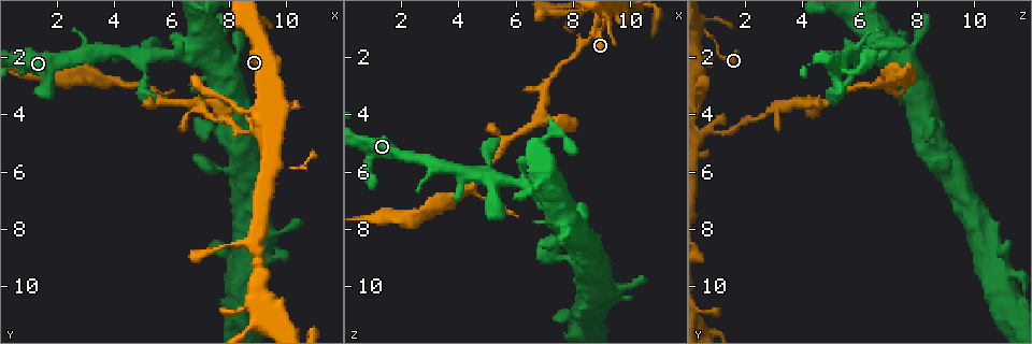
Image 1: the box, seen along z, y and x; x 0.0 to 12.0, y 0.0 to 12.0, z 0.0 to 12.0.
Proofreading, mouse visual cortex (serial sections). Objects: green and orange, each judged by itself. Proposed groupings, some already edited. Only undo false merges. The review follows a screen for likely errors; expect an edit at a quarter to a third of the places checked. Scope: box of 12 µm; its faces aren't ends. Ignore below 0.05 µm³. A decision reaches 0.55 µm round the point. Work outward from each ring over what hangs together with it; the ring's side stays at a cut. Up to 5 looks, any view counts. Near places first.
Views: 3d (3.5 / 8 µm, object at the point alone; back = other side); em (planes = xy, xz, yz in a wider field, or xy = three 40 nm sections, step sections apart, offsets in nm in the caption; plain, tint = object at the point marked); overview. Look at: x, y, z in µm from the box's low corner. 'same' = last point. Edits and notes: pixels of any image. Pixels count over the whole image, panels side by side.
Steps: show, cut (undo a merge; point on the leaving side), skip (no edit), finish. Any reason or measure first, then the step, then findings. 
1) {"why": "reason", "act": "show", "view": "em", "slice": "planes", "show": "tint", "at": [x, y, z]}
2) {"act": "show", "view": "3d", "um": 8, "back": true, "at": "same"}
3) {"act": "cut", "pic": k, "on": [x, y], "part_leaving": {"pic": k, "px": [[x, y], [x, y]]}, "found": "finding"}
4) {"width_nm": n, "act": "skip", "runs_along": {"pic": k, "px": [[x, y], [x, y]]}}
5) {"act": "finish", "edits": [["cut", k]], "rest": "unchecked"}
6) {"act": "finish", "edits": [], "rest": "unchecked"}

{"why": "calibre changes", "act": "show", "view": "3d", "um": 8, "at": [8.2, 2.1, 7.3]}

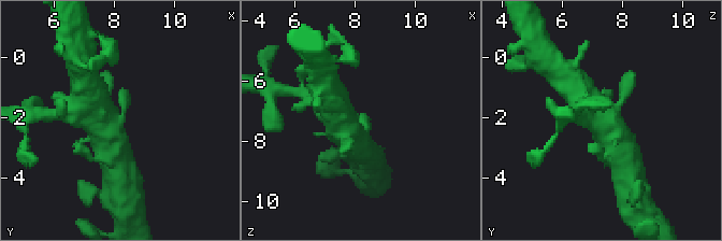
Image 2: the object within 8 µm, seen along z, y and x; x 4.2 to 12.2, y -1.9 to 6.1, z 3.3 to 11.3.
{"why": "closer look", "act": "show", "view": "3d", "um": 3.5, "at": [8.1, 2.1, 7.3]}

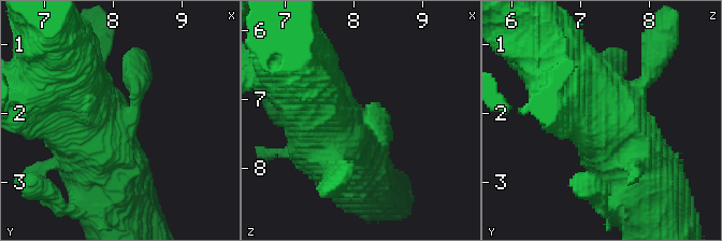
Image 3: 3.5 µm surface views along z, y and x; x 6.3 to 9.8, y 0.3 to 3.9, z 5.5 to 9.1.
{"act": "show", "view": "em", "slice": "xy", "step": 5, "show": "tint", "at": [8.15, 2.05, 7.35]}

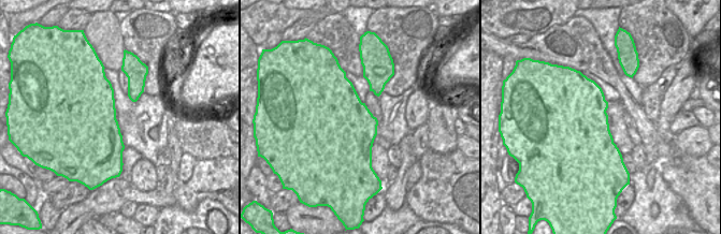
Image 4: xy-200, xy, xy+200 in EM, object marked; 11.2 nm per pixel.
{"act": "skip", "found": "continuous, no second cell"}

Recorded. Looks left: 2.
{"why": "thin neck", "act": "show", "view": "3d", "um": 3.5, "at": [8.7, 4.6, 1.1]}

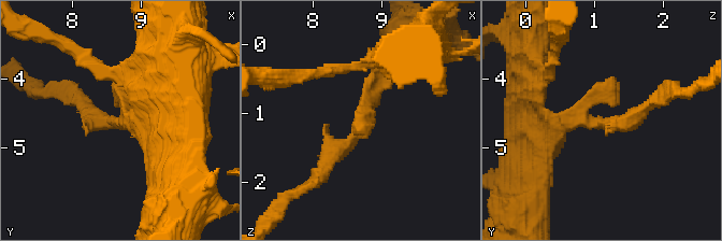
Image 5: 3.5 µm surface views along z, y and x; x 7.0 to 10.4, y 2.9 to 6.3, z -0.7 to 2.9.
{"why": "now the EM", "act": "show", "view": "em", "slice": "xy", "step": 2, "show": "tint", "at": [8.80, 4.65, 1.00]}

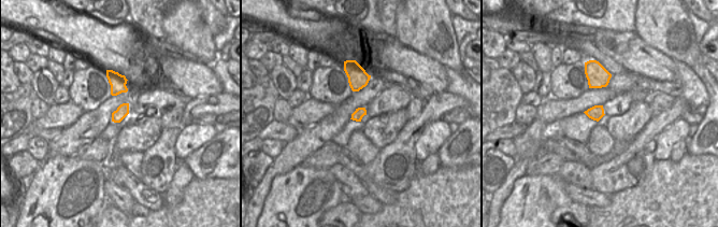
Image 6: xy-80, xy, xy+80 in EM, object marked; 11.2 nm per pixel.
{"act": "cut", "pic": 5, "on": [87, 127], "found": "two cells meet here"}

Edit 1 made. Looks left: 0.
{"act": "finish", "edits": [["cut", 5]], "rest": "unchecked"}

